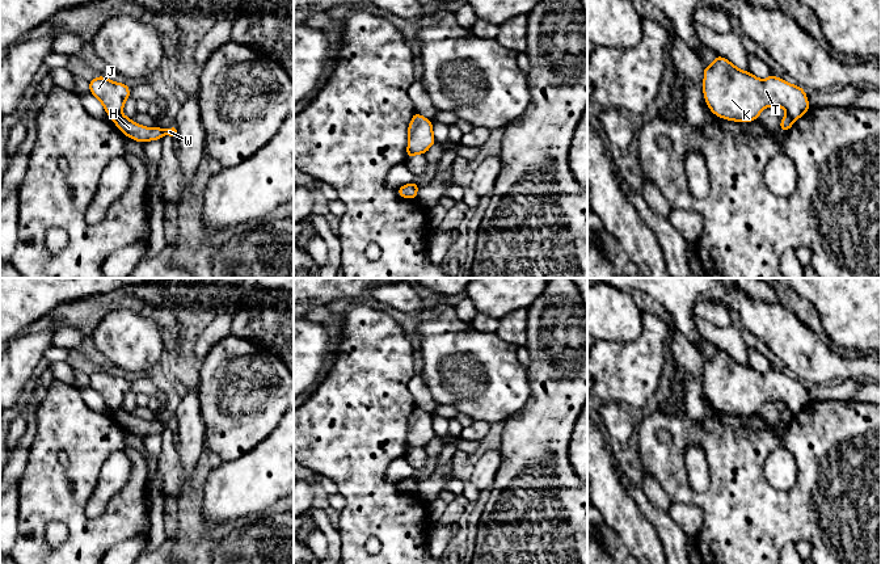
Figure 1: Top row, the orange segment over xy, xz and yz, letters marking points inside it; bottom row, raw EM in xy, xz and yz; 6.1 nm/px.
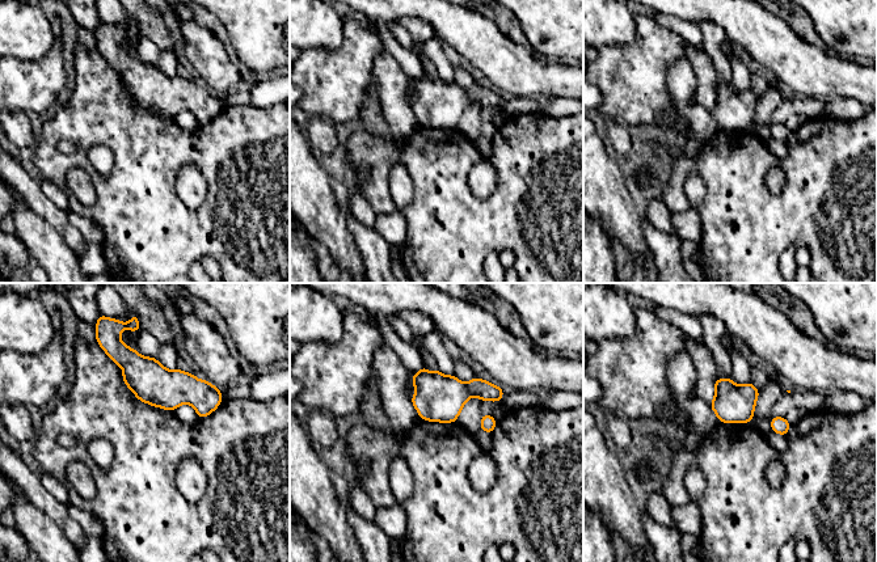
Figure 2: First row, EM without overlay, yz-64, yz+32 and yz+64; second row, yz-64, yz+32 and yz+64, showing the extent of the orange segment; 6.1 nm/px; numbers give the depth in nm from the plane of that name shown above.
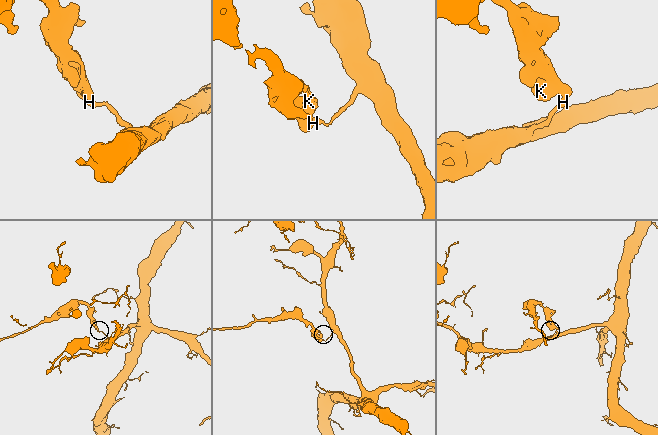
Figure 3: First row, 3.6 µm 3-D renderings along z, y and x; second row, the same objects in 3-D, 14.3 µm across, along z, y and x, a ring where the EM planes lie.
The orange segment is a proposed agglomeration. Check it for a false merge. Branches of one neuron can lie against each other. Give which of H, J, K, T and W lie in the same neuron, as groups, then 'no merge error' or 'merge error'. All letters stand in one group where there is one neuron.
H W / J K T | merge error

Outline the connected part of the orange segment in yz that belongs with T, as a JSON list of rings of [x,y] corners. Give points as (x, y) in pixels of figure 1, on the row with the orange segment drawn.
[[[716,55],[712,66],[704,66],[703,93],[715,115],[735,122],[755,121],[768,106],[784,108],[794,122],[810,109],[805,89],[773,75],[760,80],[720,55]]]

